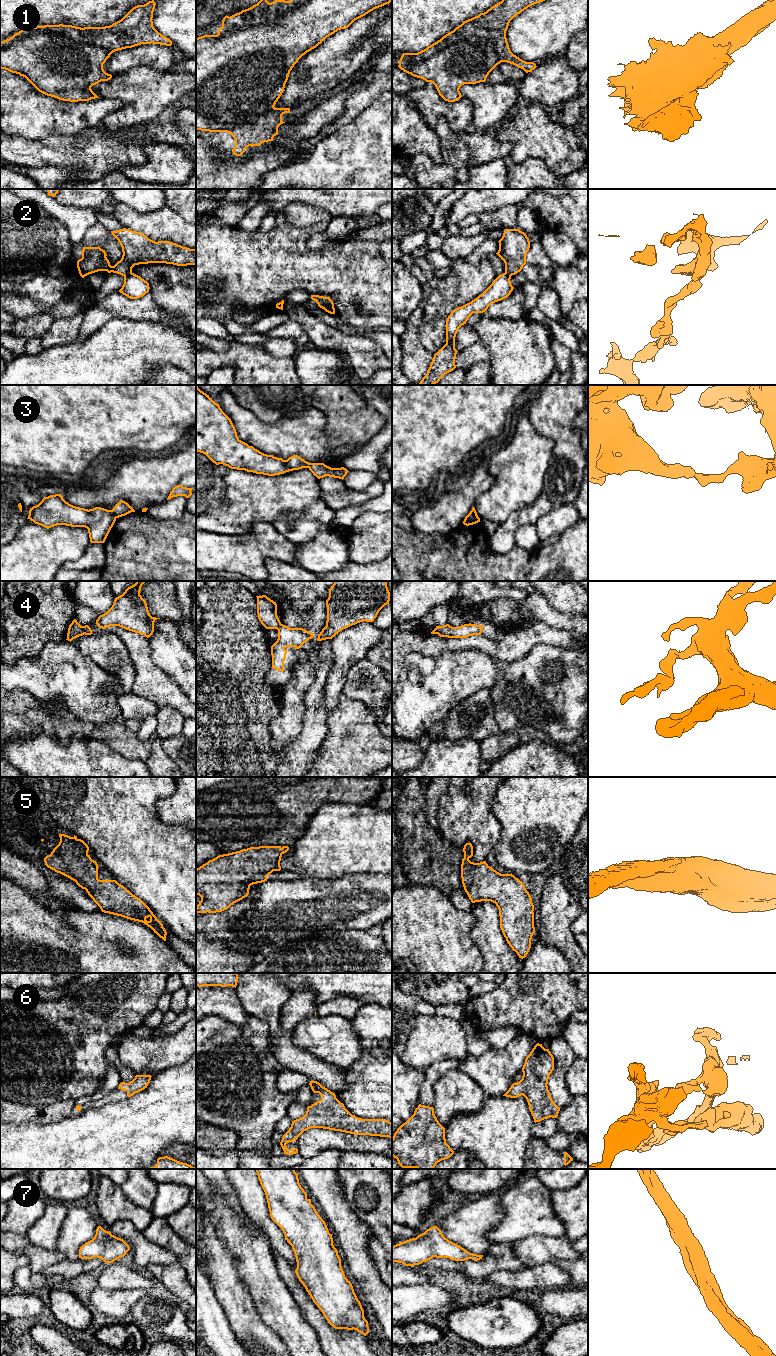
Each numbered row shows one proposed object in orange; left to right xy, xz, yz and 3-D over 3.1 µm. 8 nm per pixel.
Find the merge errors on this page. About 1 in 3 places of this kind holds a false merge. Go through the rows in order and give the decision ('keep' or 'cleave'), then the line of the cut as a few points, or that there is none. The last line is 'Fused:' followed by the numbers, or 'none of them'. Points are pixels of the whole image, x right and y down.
1: keep; cut none
2: cleave; cut xz (316, 300), (334, 313)
3: cleave; cut xy (111, 510), (116, 517)
4: cleave; cut xy (82, 626), (84, 633)
5: keep; cut none
6: keep; cut none
7: keep; cut none
Fused: 2, 3, 4

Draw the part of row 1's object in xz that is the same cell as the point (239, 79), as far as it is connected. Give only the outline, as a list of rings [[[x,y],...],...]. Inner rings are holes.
[[[260,0],[252,7],[230,17],[226,15],[217,35],[204,35],[196,38],[196,130],[230,133],[235,139],[235,147],[232,152],[236,156],[241,156],[249,146],[259,146],[264,142],[273,141],[273,138],[278,135],[278,127],[285,123],[282,121],[282,115],[290,112],[290,108],[275,108],[274,106],[284,91],[290,71],[298,60],[330,35],[348,28],[355,20],[390,2],[392,0],[275,0],[269,3],[267,0]]]

